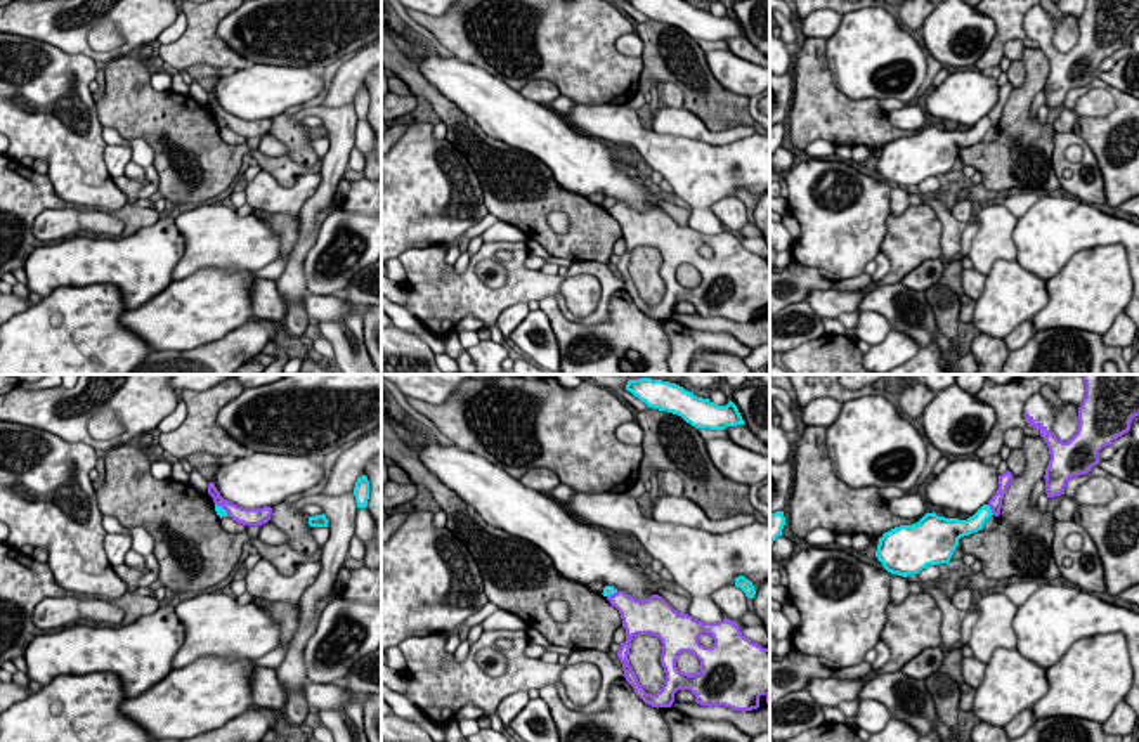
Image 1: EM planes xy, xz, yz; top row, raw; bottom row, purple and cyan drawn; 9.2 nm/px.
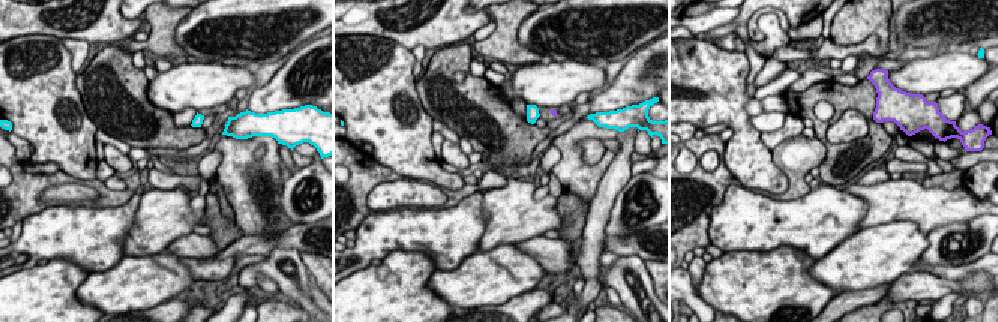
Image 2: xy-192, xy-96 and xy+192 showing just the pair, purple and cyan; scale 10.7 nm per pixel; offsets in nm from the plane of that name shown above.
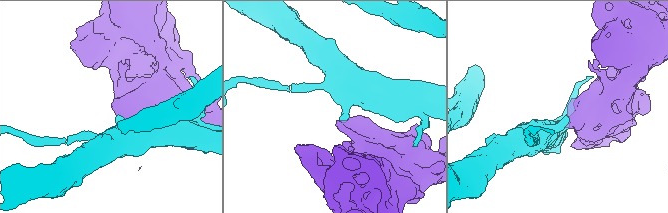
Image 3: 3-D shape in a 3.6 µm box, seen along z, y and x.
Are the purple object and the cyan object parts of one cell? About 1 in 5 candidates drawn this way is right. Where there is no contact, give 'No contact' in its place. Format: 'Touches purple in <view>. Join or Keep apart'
Touches purple in yz. Keep apart

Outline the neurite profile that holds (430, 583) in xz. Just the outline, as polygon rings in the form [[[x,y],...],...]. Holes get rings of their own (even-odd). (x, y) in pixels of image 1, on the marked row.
[[[409,513],[400,529],[381,544],[381,654],[411,636],[454,629],[487,602],[480,570],[468,548],[447,527],[435,527],[433,513]]]

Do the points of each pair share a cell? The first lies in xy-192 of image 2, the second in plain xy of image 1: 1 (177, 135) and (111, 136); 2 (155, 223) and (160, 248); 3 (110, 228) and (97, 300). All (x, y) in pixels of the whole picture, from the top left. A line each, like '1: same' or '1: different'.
1: different
2: different
3: different

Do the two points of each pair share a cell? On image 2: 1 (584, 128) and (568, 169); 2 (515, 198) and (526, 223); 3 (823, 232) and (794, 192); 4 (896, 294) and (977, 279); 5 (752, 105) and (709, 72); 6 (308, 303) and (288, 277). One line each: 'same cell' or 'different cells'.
1: same cell
2: same cell
3: different cells
4: same cell
5: different cells
6: same cell

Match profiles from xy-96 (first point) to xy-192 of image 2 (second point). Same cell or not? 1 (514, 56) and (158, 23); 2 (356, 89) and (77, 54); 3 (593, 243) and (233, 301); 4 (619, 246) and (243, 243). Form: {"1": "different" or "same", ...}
{"1": "same", "2": "different", "3": "same", "4": "same"}

